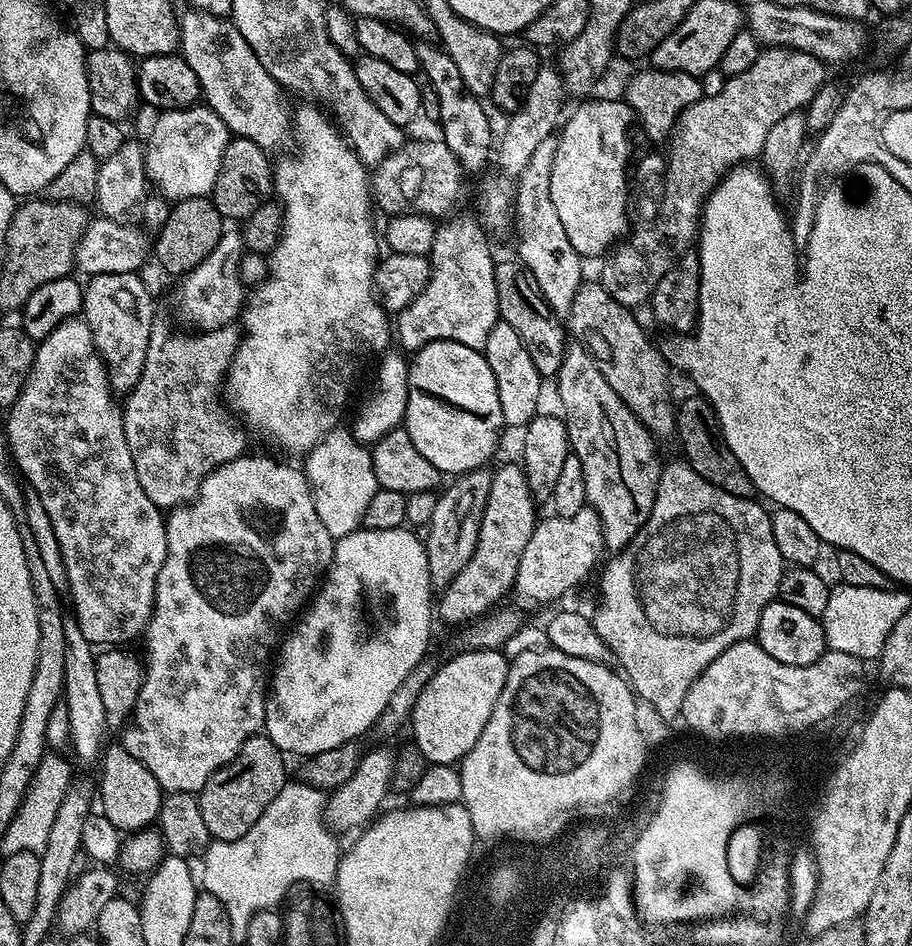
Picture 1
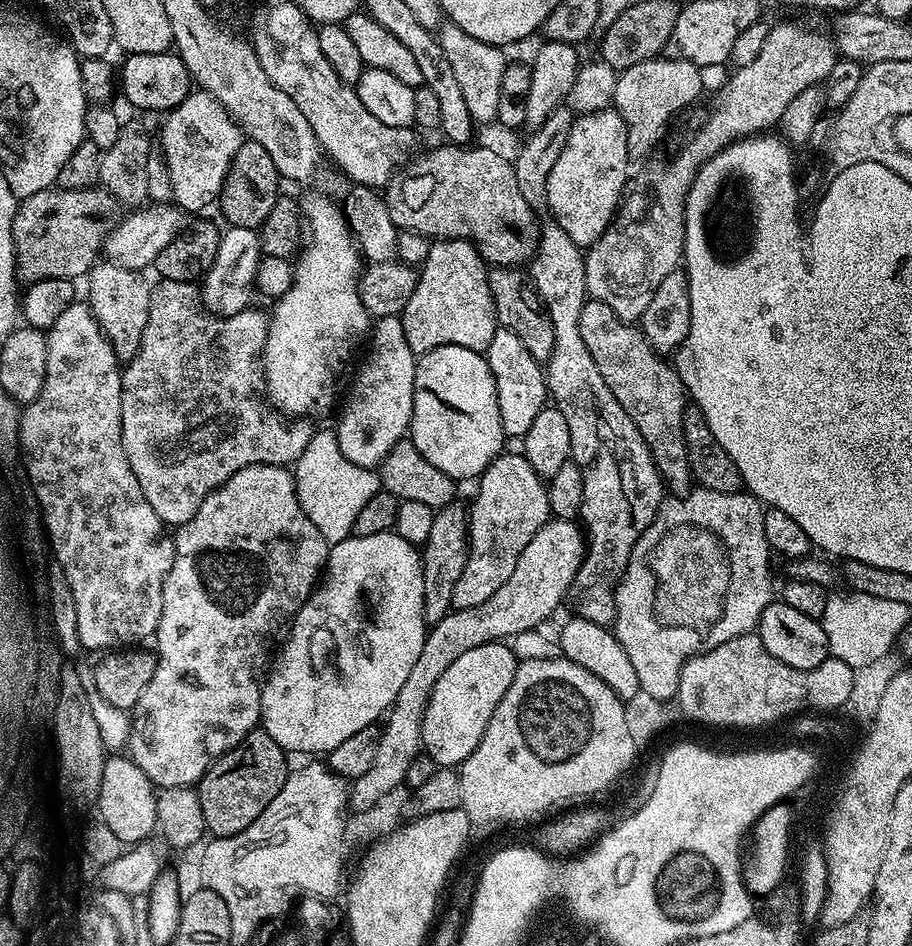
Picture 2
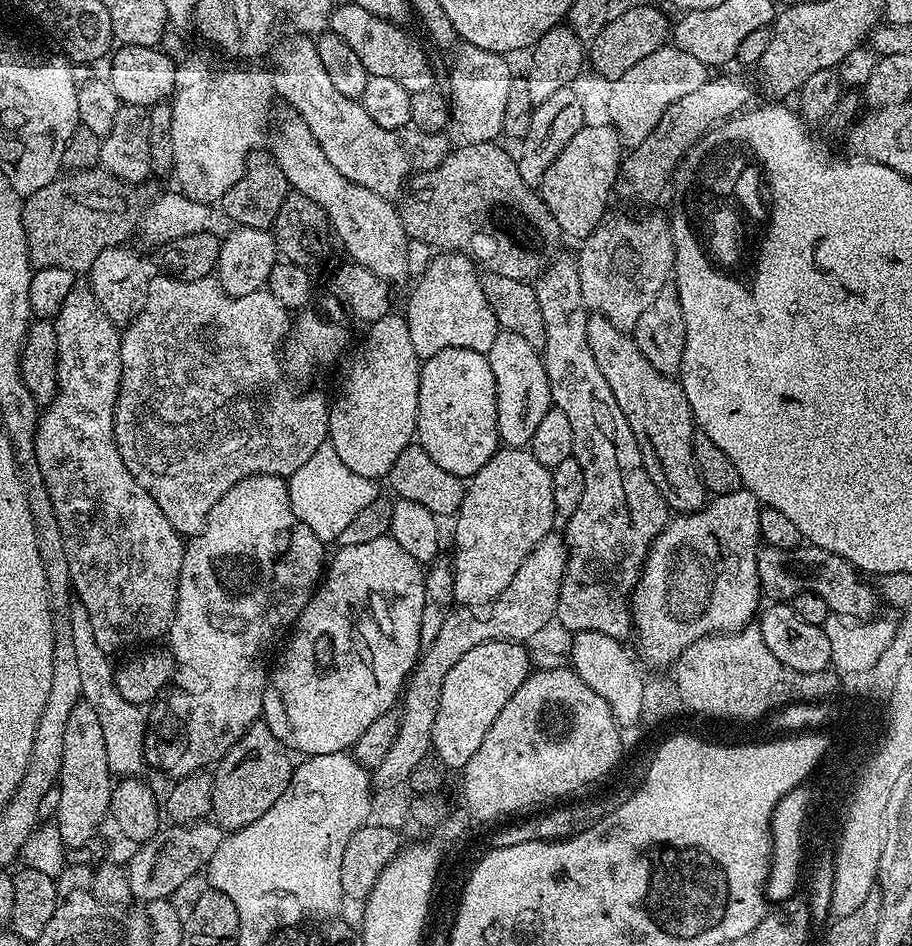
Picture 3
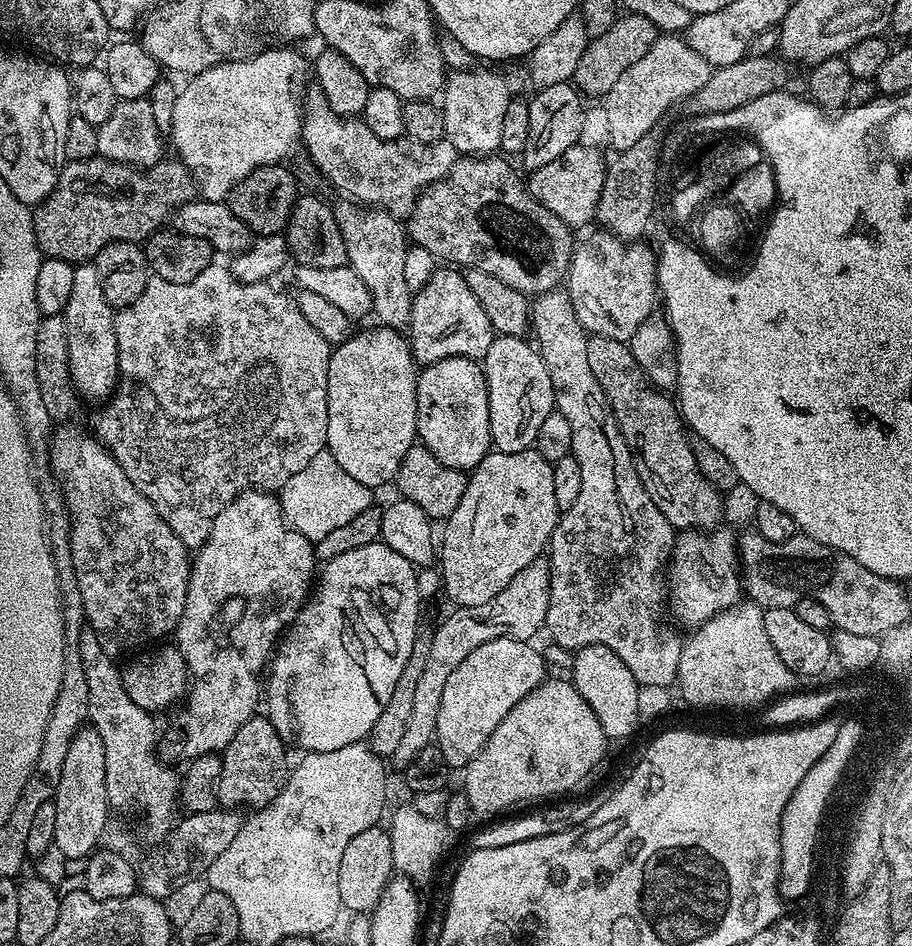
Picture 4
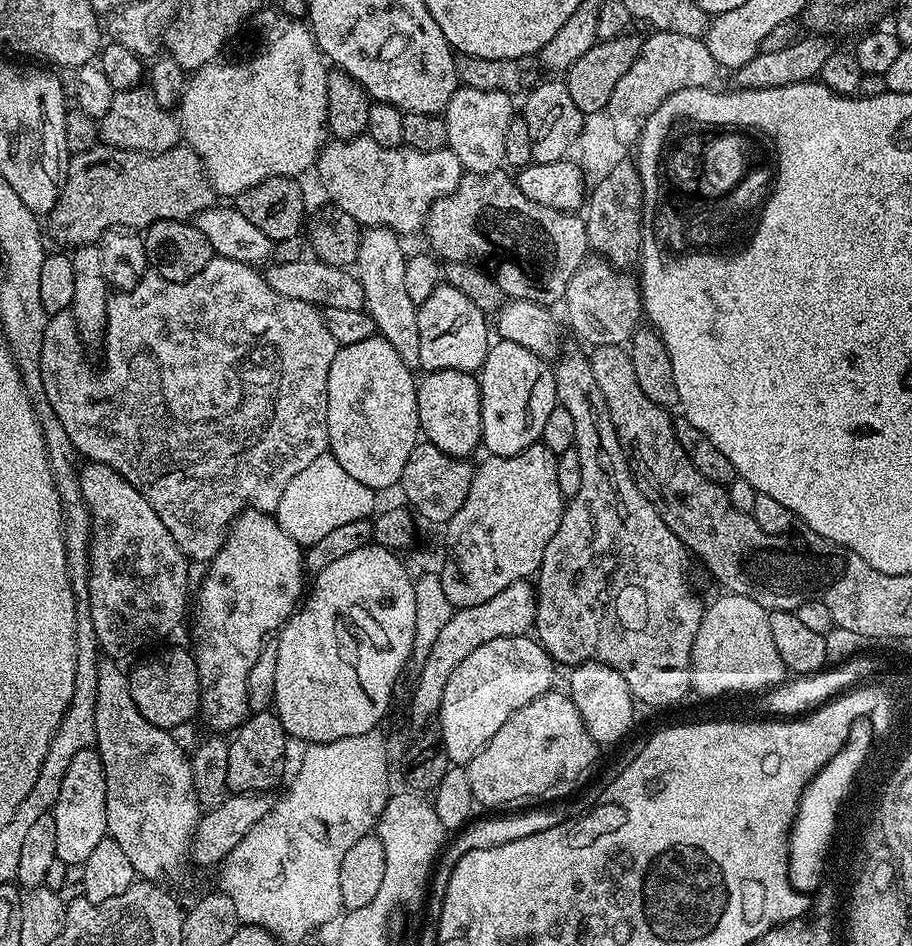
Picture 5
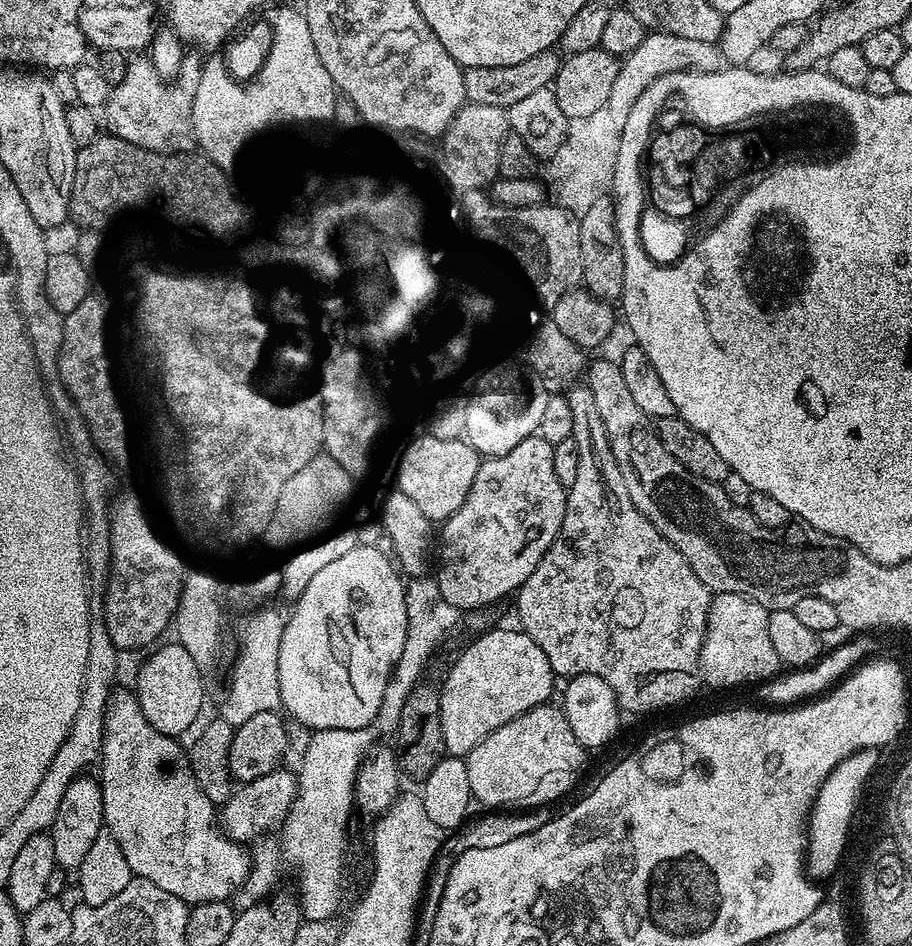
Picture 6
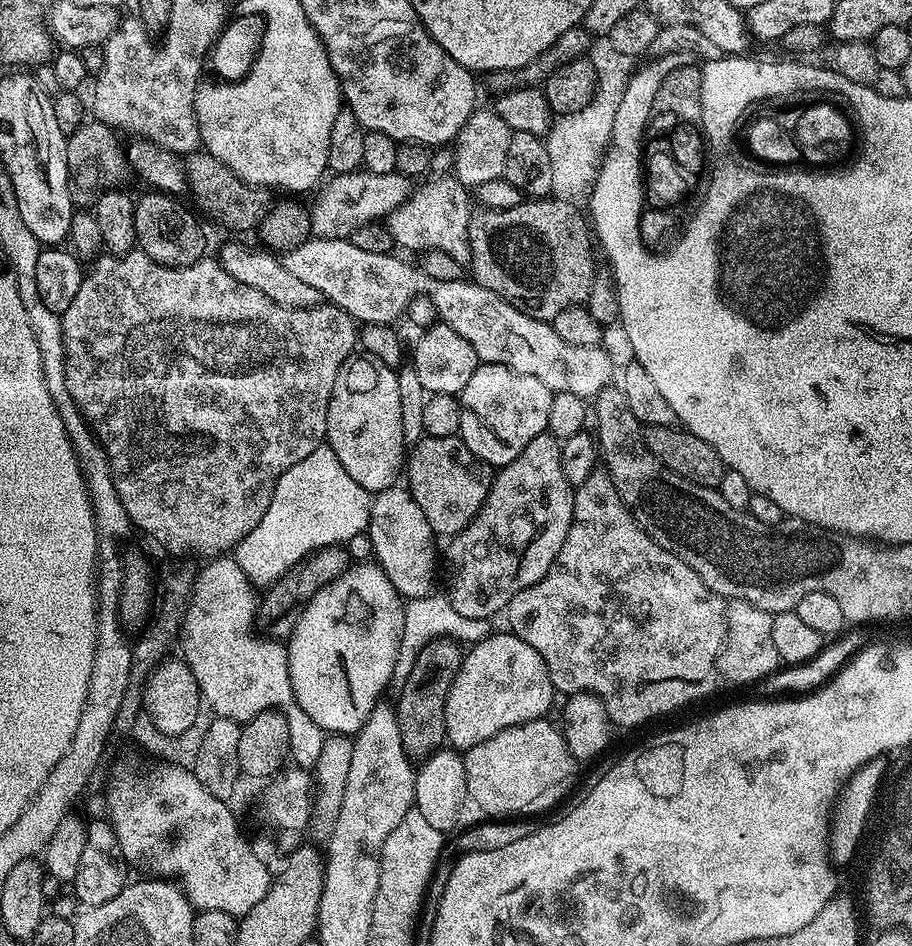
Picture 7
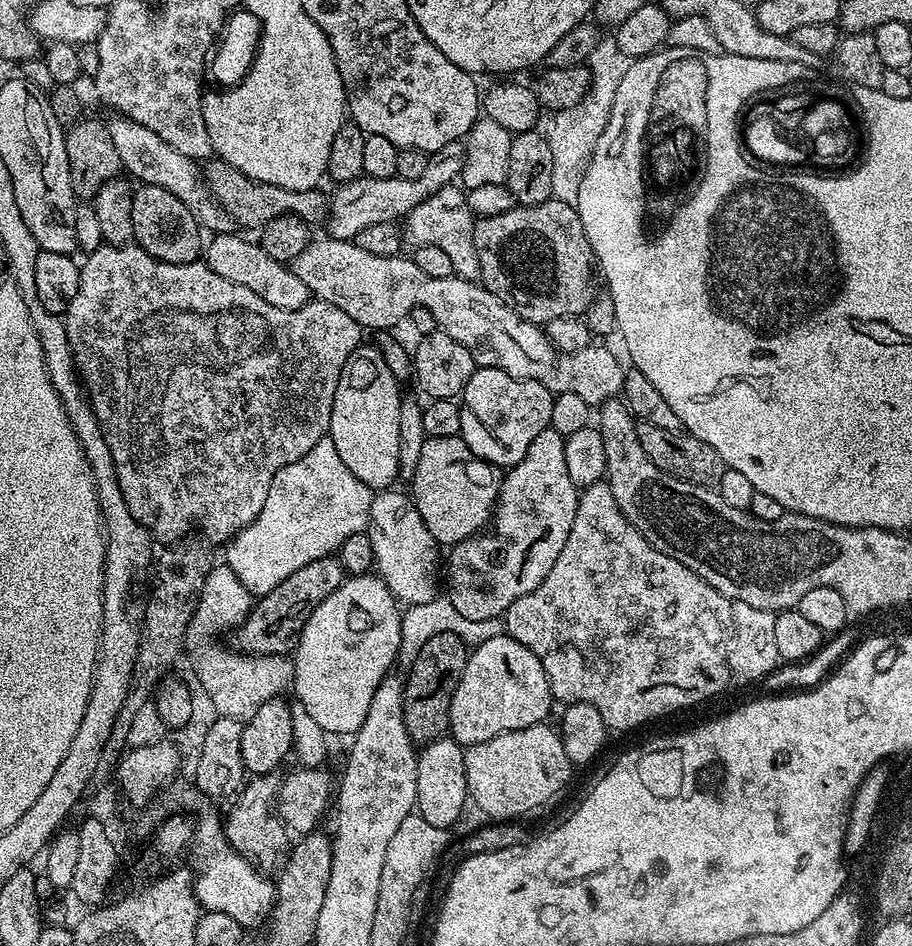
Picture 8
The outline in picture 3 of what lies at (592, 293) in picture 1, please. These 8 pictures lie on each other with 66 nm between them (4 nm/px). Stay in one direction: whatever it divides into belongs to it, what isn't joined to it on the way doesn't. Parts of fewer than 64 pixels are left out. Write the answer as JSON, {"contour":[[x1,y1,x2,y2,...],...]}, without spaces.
{"contour":[[589,315,586,338,590,354,594,354,594,362,598,362,598,370,602,370,614,402,618,402,618,410,622,410,634,434,634,442,638,442,646,474,650,474,650,482,654,482,664,503,676,514,696,512,704,507,706,489,692,453,694,421,679,379,654,370,631,335,618,331,602,315]]}

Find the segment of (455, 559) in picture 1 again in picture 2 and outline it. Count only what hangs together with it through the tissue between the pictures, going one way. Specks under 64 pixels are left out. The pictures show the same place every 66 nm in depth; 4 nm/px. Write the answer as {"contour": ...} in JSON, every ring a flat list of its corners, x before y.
{"contour":[[460,502,447,504,433,518,428,539,422,545,422,614,425,625,442,622,453,611,454,586,468,561,468,508]]}

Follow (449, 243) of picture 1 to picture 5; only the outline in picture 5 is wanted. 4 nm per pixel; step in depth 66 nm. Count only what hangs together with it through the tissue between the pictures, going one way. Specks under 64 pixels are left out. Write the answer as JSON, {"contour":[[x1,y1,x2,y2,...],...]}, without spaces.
{"contour":[[441,283,430,298,416,309,418,314,418,358,425,373,438,370,479,373,490,347,488,340,489,317,466,294,454,290,454,286]]}

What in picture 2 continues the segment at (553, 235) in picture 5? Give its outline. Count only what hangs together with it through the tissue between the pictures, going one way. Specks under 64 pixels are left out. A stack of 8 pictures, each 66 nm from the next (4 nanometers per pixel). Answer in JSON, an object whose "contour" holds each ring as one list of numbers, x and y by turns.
{"contour":[[444,142,441,148,432,148,425,156,417,155,415,158,409,159,407,163,397,170,392,179,386,185,386,191,383,193,384,204,390,210,390,218,394,222,397,230,405,232,417,232,420,236,426,236,433,241,437,240,471,240,475,244,476,249,480,251,480,256,488,266,524,266,531,261,538,250,538,242,540,241,541,221,536,221,538,216,537,209,530,206,530,202,526,202,526,198,522,198,522,190,518,190,518,178,516,170,511,159,508,160,500,152,495,152,492,148,472,148,473,146,465,146,462,144,454,144]]}

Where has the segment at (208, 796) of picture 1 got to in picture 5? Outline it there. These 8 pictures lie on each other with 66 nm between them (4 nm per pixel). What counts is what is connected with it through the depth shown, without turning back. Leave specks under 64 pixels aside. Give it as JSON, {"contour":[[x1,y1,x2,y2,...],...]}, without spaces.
{"contour":[[256,710,245,719,228,740,230,762,226,766,228,787,237,792,268,792,284,772,284,755,288,752,289,737,275,711]]}

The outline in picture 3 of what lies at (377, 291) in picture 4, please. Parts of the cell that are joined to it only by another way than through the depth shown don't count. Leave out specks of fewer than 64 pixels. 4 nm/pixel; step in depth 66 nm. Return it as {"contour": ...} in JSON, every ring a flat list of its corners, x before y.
{"contour":[[288,114,275,128,276,125,270,132,270,154,278,162,282,174,286,174,289,189,301,192,325,211,335,239,340,239,341,246,352,255,349,256,351,263,366,266,366,270,392,286,407,281,409,239,406,230,402,230,397,205,387,196,379,196,374,194,374,190,366,190,366,186,358,186,358,182,350,182,350,178,342,178,326,154,322,154,318,138,310,134,310,126,306,126,300,116]]}

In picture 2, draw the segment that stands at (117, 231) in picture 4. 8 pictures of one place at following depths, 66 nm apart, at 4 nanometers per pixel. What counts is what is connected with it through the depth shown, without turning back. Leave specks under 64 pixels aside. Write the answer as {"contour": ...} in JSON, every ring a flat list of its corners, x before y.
{"contour":[[53,186,30,194,17,203,12,223,17,277,25,285,46,278,75,281,76,276,87,277,101,255,108,233,114,231,121,219,121,204,103,186]]}

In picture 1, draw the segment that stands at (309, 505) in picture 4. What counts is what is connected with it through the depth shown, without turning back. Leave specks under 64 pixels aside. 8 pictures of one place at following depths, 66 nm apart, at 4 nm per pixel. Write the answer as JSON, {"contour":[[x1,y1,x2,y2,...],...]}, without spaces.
{"contour":[[337,426,303,460,302,471,308,479,314,498,314,510,318,510,322,526,326,526,334,538,355,532,363,525,366,506,370,506,370,498,374,498,378,487,371,451,357,441,347,427,344,429,344,426]]}

